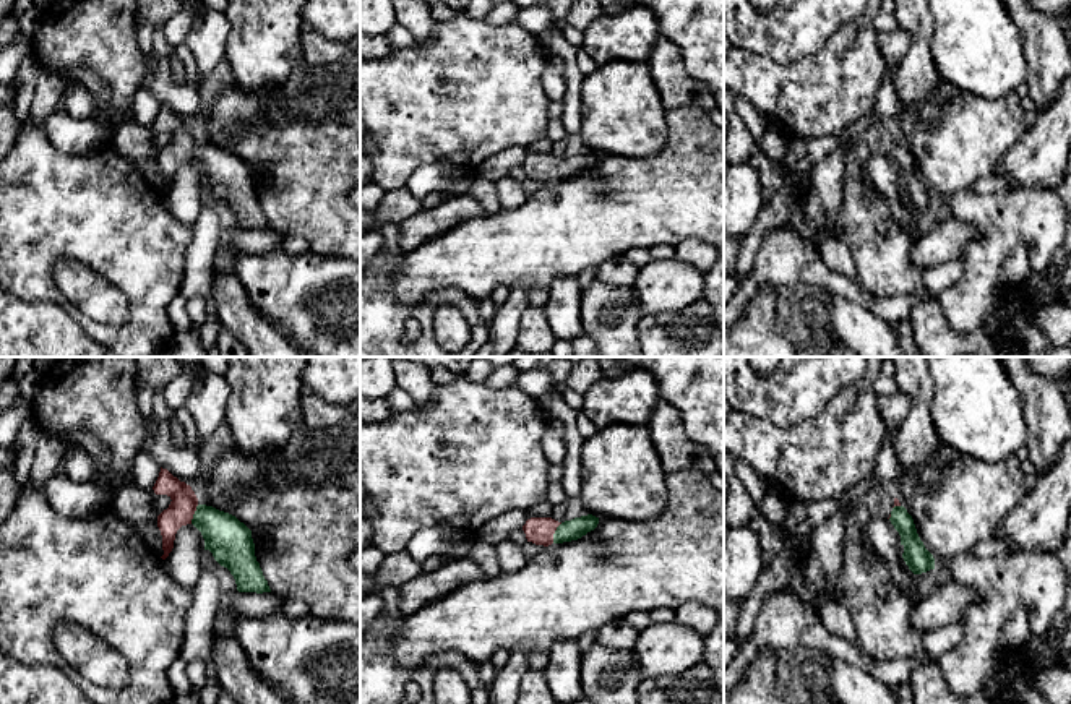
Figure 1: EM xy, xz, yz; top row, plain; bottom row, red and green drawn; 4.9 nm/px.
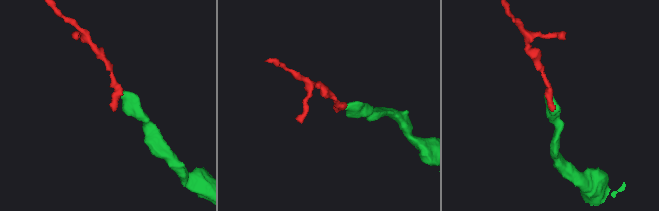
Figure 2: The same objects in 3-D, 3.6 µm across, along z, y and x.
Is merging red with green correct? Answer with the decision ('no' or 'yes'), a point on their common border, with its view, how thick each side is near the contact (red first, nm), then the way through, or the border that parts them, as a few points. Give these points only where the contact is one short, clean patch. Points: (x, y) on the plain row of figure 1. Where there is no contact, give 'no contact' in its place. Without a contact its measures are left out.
yes; meets red in xz at (554, 169); 140 nm thick on the red side, 100 nm on the other; runs through xz (539, 167), (554, 169), (576, 164)

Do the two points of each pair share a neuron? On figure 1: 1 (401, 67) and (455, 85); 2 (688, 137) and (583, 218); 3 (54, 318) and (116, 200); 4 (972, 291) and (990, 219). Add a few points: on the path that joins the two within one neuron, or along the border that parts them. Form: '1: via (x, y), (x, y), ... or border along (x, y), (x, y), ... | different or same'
1: via (414, 80), (419, 85), (442, 85) | same
2: via (664, 164), (625, 203), (610, 208) | same
3: border along (59, 299), (21, 300) | different
4: via (980, 273), (980, 261), (990, 247), (990, 237) | same

